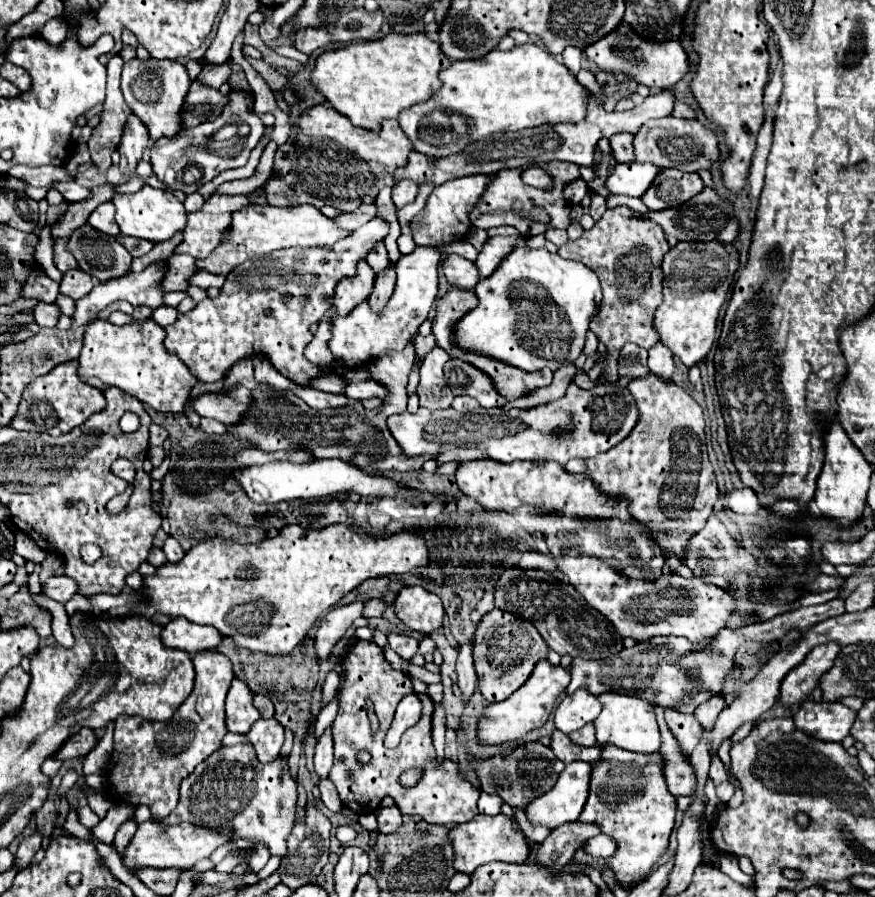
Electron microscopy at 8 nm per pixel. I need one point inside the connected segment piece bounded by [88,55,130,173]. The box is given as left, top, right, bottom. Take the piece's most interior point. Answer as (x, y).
(105, 138)

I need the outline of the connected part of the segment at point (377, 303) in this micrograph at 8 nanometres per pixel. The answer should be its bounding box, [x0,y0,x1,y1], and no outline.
[370,263,396,311]

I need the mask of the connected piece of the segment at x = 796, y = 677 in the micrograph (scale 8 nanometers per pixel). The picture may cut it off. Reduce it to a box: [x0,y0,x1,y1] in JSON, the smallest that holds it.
[780,643,840,709]

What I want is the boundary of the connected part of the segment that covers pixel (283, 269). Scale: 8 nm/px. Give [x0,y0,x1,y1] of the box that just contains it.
[164,217,388,385]

